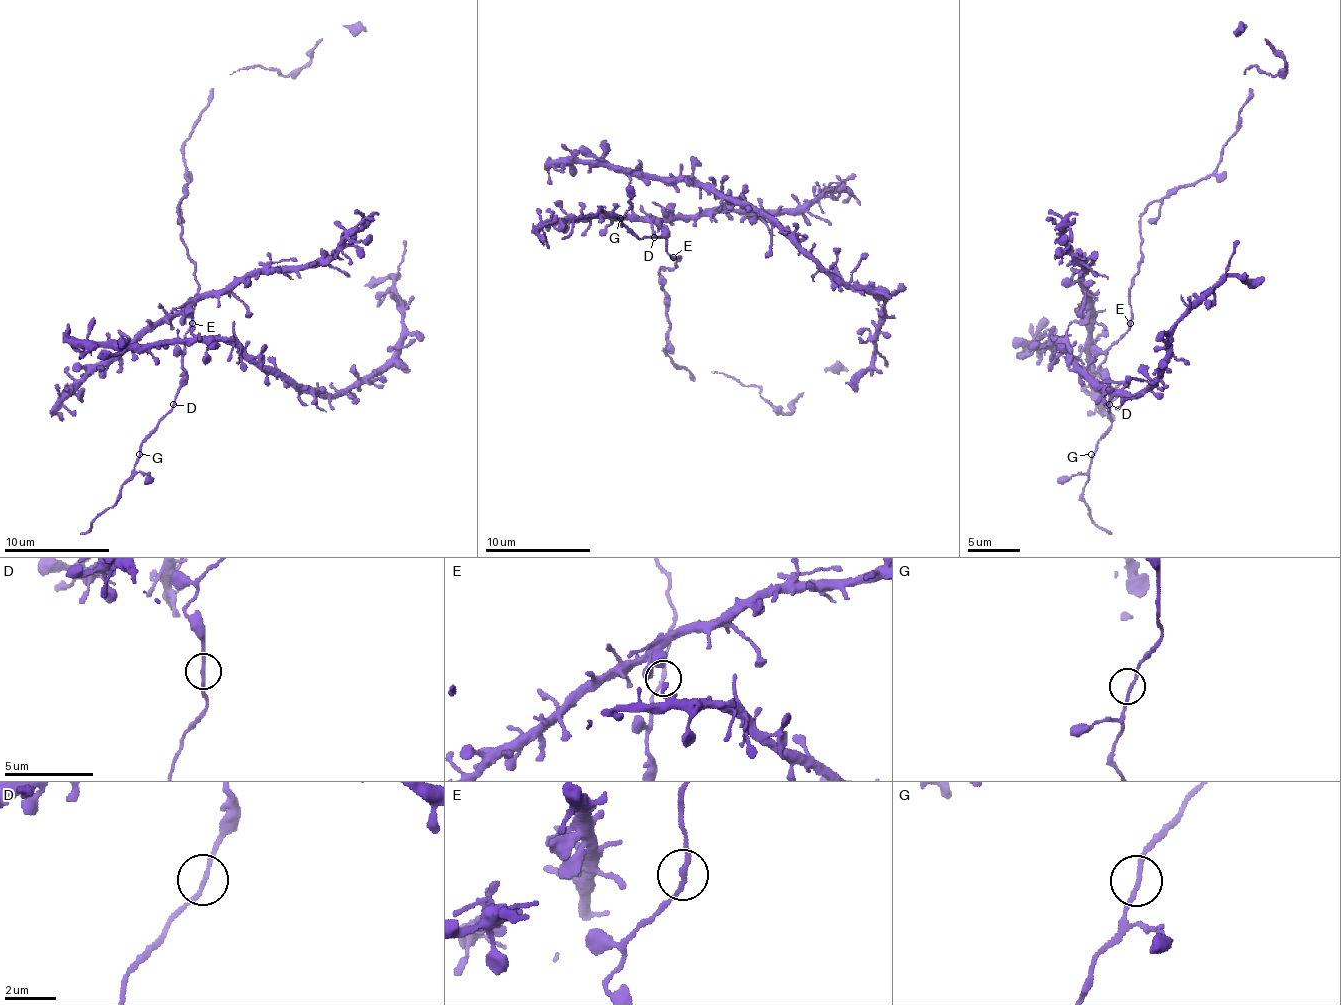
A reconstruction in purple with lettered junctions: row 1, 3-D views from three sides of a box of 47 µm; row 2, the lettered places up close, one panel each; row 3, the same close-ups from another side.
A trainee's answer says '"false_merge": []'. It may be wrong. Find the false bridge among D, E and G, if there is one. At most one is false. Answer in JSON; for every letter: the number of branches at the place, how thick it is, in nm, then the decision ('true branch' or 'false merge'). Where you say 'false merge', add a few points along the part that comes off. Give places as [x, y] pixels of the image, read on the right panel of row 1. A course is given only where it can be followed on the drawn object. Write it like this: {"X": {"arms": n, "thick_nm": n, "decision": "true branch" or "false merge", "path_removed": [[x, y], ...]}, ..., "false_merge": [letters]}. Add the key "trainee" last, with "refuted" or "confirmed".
{"D": {"arms": 2, "thick_nm": 170, "decision": "true branch"}, "E": {"arms": 2, "thick_nm": 170, "decision": "true branch"}, "G": {"arms": 2, "thick_nm": 160, "decision": "true branch"}, "false_merge": [], "trainee": "confirmed"}

